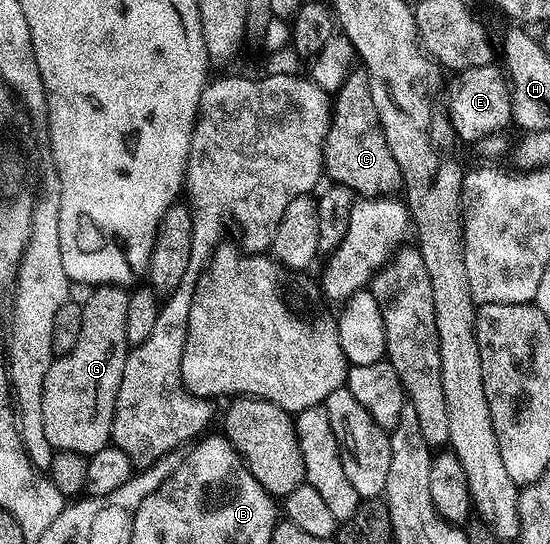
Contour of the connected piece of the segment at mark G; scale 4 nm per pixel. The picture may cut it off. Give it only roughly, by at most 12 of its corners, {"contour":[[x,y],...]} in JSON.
{"contour":[[99,284],[81,337],[45,372],[52,451],[112,441],[129,293]]}

